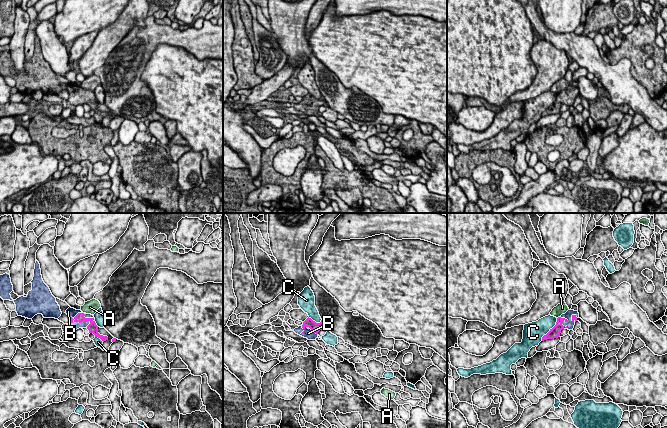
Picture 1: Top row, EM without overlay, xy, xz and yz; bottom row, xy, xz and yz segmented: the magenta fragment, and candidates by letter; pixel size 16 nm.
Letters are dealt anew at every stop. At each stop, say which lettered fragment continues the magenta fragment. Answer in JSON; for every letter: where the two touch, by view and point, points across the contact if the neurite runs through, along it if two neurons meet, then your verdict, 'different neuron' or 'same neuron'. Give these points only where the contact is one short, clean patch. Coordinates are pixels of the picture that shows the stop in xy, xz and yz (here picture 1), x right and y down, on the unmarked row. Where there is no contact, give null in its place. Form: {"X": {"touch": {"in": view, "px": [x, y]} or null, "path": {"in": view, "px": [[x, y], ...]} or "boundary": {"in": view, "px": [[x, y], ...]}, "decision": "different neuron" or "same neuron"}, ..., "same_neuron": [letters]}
{"A": {"touch": {"in": "yz", "px": [558, 93]}, "decision": "different neuron"}, "B": {"touch": {"in": "xy", "px": [81, 89]}, "decision": "same neuron"}, "C": {"touch": {"in": "yz", "px": [550, 105]}, "decision": "different neuron"}, "same_neuron": ["B"]}

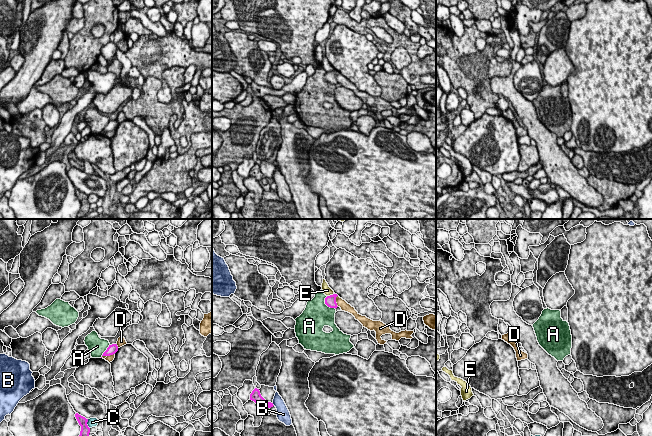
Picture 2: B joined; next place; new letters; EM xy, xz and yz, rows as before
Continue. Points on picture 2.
{"A": {"touch": {"in": "xz", "px": [327, 81]}, "decision": "different neuron"}, "B": {"touch": {"in": "xz", "px": [272, 180]}, "decision": "different neuron"}, "C": {"touch": {"in": "xy", "px": [86, 200]}, "decision": "different neuron"}, "D": {"touch": {"in": "xz", "px": [335, 77]}, "boundary": {"in": "xz", "px": [[337, 71], [336, 78], [338, 82]]}, "decision": "different neuron"}, "E": {"touch": {"in": "xz", "px": [330, 71]}, "boundary": {"in": "xz", "px": [[334, 69], [327, 72]]}, "decision": "different neuron"}, "same_neuron": []}

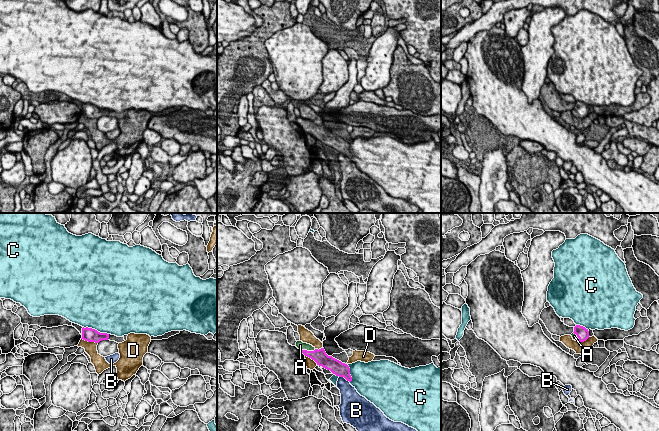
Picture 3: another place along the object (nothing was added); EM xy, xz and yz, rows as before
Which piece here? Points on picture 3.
{"A": {"touch": {"in": "xz", "px": [308, 127]}, "path": {"in": "xz", "px": [[319, 132], [308, 127], [300, 121]]}, "decision": "same neuron"}, "B": {"touch": {"in": "xz", "px": [344, 153]}, "decision": "different neuron"}, "C": {"touch": {"in": "xy", "px": [96, 106]}, "decision": "different neuron"}, "D": {"touch": {"in": "xy", "px": [89, 117]}, "decision": "different neuron"}, "same_neuron": ["A"]}

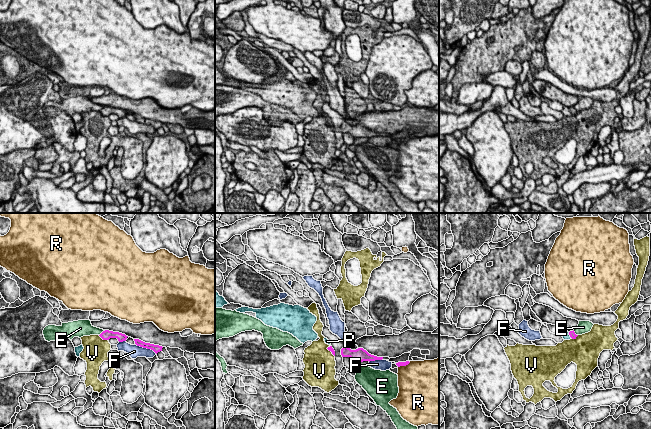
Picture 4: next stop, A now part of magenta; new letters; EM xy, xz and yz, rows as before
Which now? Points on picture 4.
{"E": {"touch": {"in": "xy", "px": [102, 108]}, "decision": "different neuron"}, "F": {"touch": {"in": "xy", "px": [146, 123]}, "decision": "different neuron"}, "P": {"touch": {"in": "yz", "px": [569, 110]}, "path": {"in": "yz", "px": [[572, 110], [569, 110], [565, 111]]}, "decision": "same neuron"}, "R": {"touch": {"in": "xz", "px": [404, 141]}, "decision": "different neuron"}, "V": {"touch": {"in": "xy", "px": [103, 115]}, "boundary": {"in": "xy", "px": [[98, 111], [107, 116]]}, "decision": "different neuron"}, "same_neuron": ["P"]}

